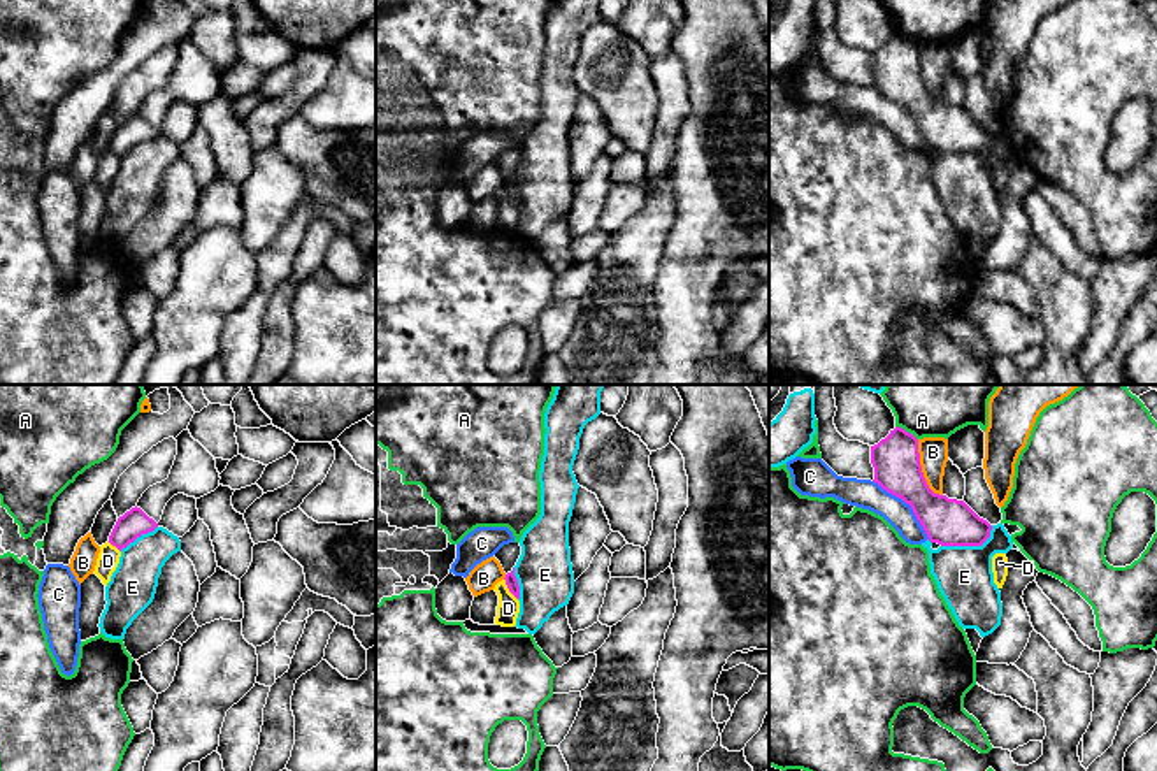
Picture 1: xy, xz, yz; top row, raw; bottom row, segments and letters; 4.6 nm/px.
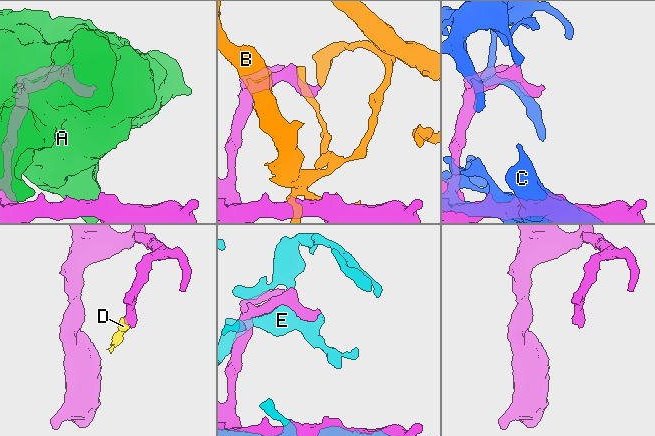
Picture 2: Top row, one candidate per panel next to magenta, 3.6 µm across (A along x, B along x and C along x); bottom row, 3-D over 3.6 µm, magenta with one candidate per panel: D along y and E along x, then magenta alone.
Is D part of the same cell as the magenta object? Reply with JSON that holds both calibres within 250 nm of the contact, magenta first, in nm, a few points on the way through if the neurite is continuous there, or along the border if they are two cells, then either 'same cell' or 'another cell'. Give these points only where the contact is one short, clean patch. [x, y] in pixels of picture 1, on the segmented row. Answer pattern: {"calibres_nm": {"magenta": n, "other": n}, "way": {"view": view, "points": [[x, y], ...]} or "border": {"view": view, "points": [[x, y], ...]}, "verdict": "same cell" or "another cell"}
{"calibres_nm": {"magenta": 60, "other": 100}, "border": {"view": "xz", "points": [[504, 578], [504, 583], [517, 599]]}, "verdict": "another cell"}

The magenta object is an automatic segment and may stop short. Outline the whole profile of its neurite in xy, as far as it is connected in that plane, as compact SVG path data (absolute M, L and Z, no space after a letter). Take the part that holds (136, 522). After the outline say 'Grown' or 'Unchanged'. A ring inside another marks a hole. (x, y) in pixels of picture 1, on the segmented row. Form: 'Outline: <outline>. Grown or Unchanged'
Outline: M135 506L118 518L109 536L109 543L121 551L137 537L153 532L156 527L158 523L153 518L149 518L140 508Z. Unchanged

